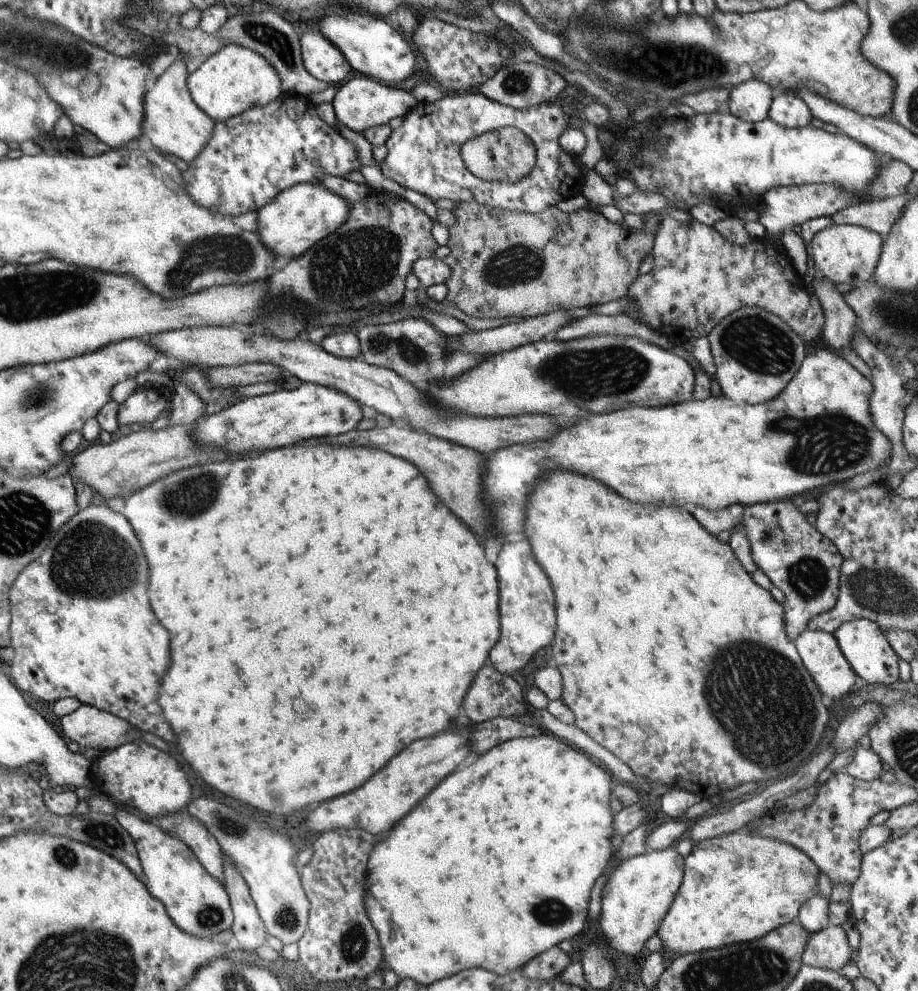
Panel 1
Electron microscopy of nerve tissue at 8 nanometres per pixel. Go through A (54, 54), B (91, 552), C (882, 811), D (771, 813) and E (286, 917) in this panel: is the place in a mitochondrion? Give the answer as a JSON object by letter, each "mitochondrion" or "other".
{"A":"mitochondrion","B":"mitochondrion","C":"other","D":"other","E":"mitochondrion"}

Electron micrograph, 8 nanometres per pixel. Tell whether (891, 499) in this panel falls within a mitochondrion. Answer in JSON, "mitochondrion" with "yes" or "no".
{"mitochondrion":"no"}

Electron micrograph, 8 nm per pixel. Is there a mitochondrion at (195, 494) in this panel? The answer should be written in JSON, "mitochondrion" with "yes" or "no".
{"mitochondrion":"yes"}

